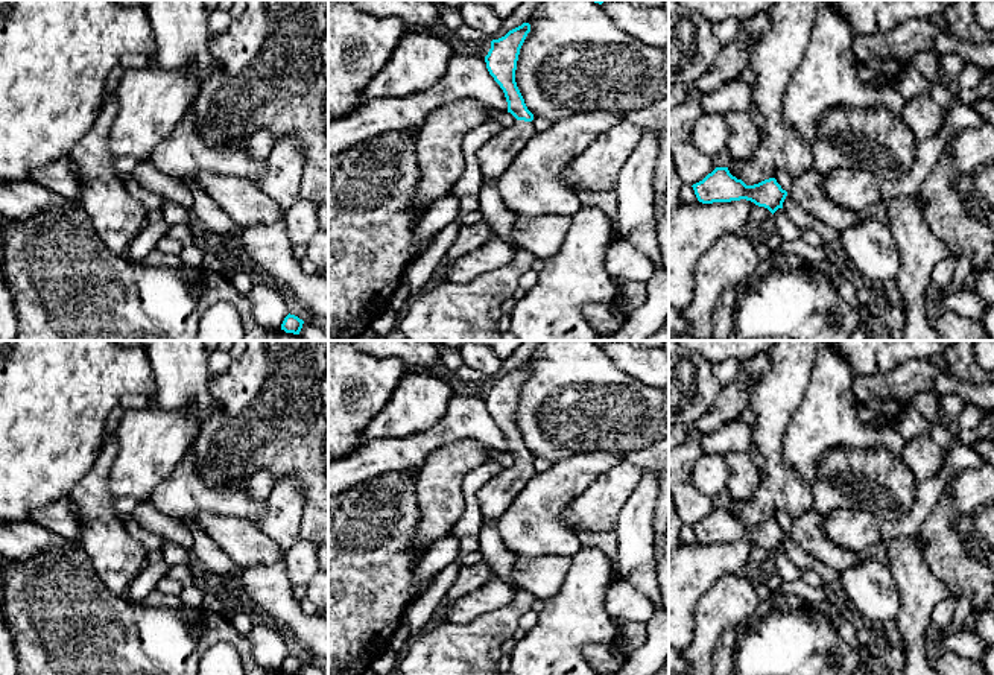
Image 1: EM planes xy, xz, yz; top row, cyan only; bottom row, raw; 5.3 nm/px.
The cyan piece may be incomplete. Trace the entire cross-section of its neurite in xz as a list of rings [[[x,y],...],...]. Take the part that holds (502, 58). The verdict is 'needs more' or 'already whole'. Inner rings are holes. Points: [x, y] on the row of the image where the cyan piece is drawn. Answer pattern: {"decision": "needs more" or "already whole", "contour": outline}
{"decision": "needs more", "contour": [[[523,23],[505,36],[492,40],[485,56],[489,74],[505,93],[508,112],[517,119],[511,126],[502,126],[477,152],[483,175],[494,182],[509,169],[526,143],[537,134],[532,125],[533,114],[527,109],[515,82],[520,49],[529,32],[530,24]]]}

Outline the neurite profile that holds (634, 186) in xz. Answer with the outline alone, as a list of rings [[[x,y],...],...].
[[[640,128],[640,140],[620,169],[614,185],[620,237],[643,223],[655,222],[654,173],[657,155],[658,138]]]

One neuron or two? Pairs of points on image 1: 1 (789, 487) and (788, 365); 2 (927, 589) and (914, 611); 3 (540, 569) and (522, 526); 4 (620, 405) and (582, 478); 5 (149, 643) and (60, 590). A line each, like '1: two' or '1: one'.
1: one
2: one
3: two
4: two
5: one

